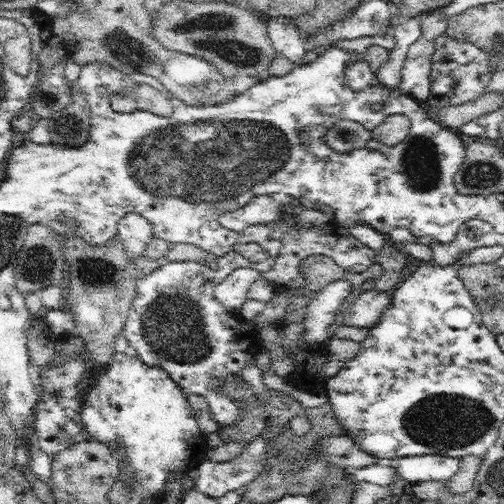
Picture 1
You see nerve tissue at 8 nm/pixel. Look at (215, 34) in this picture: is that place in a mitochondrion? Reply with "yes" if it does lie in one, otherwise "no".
yes

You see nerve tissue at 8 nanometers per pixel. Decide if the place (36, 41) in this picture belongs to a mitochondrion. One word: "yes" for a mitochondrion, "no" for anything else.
no

